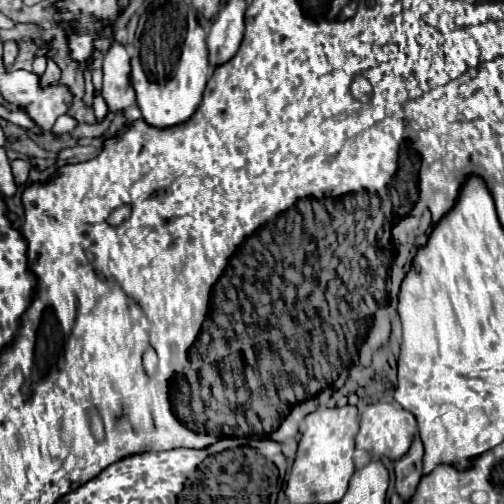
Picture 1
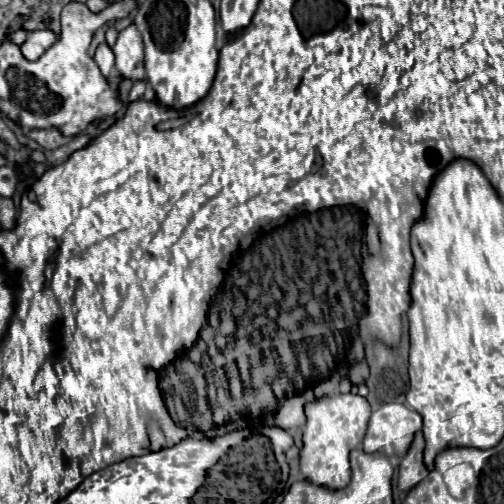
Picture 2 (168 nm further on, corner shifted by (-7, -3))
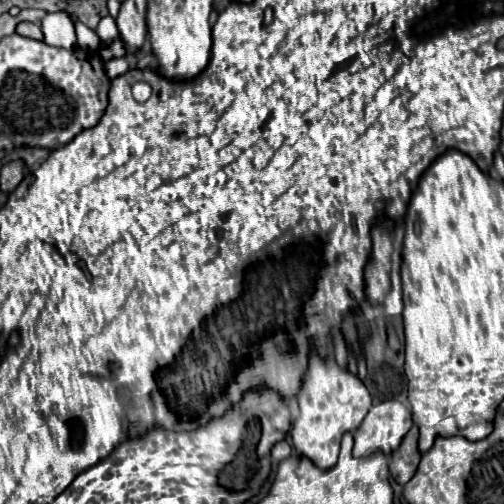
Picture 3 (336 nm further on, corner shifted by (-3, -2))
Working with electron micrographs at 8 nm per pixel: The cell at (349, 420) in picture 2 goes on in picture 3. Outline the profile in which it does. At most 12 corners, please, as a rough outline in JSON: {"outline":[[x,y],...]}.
{"outline":[[308,357],[292,445],[320,469],[372,407],[354,373]]}

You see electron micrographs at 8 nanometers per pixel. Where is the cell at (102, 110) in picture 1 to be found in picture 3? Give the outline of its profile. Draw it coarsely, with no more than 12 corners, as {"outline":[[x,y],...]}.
{"outline":[[110,15],[102,17],[96,33],[102,45],[118,37],[118,27]]}

